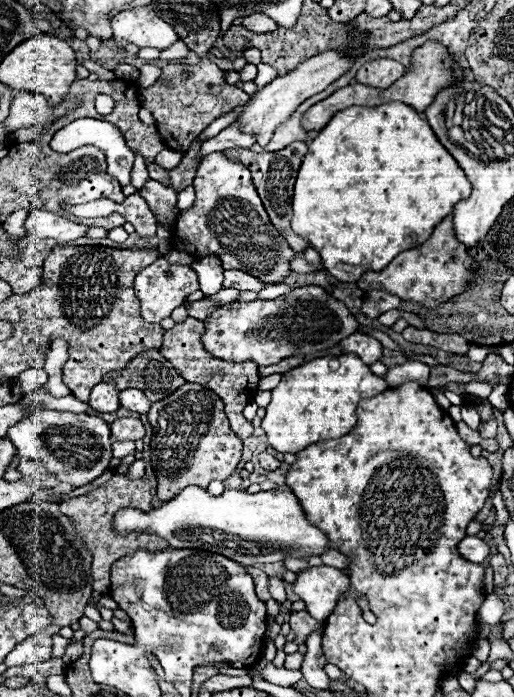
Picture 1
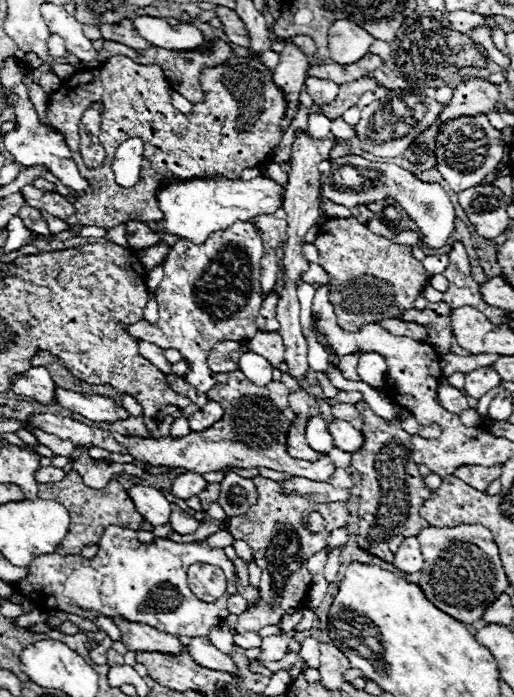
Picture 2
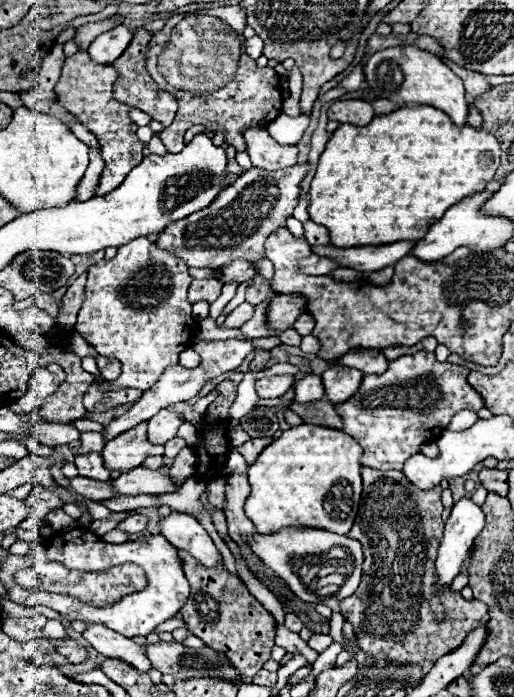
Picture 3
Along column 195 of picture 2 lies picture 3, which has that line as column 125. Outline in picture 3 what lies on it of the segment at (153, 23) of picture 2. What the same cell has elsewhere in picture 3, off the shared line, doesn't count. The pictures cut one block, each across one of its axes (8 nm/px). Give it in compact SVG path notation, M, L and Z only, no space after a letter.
M116 26L110 32L100 34L92 46L88 48L88 54L92 56L94 62L98 64L112 64L118 56L122 56L122 52L128 48L130 40L134 38L134 30L128 30L126 26Z

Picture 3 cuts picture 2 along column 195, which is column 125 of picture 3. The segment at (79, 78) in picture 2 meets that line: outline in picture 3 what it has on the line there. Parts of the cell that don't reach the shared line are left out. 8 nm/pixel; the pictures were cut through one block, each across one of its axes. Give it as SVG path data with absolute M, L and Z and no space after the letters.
M76 52L74 56L64 60L60 82L56 84L56 98L58 102L72 112L94 136L102 136L102 158L106 162L104 172L100 174L96 196L104 196L106 192L112 192L122 184L122 180L128 176L130 168L134 164L140 164L144 158L142 148L144 144L136 138L136 124L128 118L128 106L118 102L112 94L114 82L118 78L118 72L114 66L102 66L92 62L92 58L86 52Z

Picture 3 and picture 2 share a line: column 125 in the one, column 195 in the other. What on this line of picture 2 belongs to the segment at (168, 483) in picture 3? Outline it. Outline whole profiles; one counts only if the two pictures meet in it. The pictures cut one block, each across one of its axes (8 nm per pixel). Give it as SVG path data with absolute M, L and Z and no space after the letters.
M186 472L182 476L178 476L172 484L172 494L176 498L182 498L182 500L188 500L190 496L196 496L198 492L202 492L206 488L206 480L202 478L202 474L196 474L196 472Z

